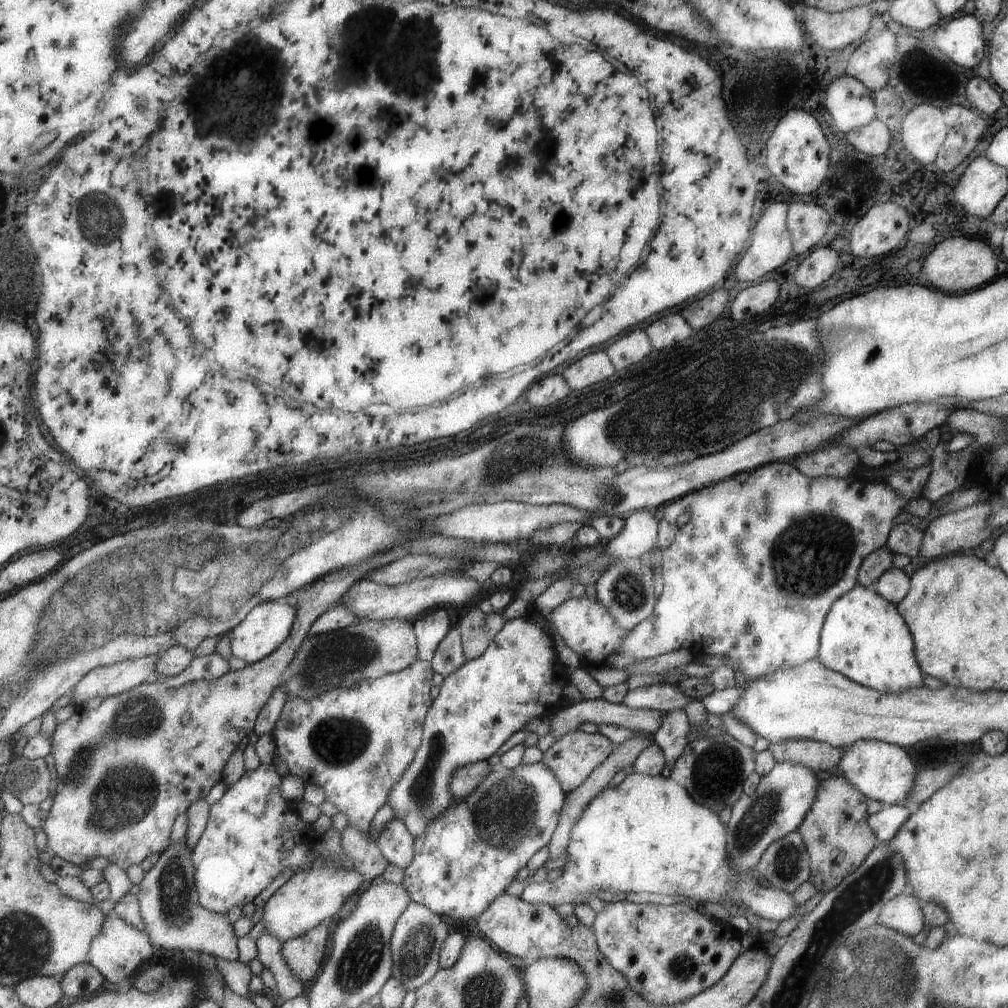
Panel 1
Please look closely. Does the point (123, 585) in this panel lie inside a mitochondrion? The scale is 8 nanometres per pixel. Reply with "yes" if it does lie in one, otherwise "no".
yes

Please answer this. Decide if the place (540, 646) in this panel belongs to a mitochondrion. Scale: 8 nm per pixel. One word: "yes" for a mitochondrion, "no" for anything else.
no

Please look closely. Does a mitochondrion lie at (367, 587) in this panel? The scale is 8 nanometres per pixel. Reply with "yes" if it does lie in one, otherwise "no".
no

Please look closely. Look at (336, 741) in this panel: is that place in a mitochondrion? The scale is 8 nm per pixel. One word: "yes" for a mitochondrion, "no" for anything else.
yes

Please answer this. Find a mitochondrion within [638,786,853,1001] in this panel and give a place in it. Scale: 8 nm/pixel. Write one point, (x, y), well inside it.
(787, 864)

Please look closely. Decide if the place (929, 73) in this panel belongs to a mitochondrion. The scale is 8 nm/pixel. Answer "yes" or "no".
no

